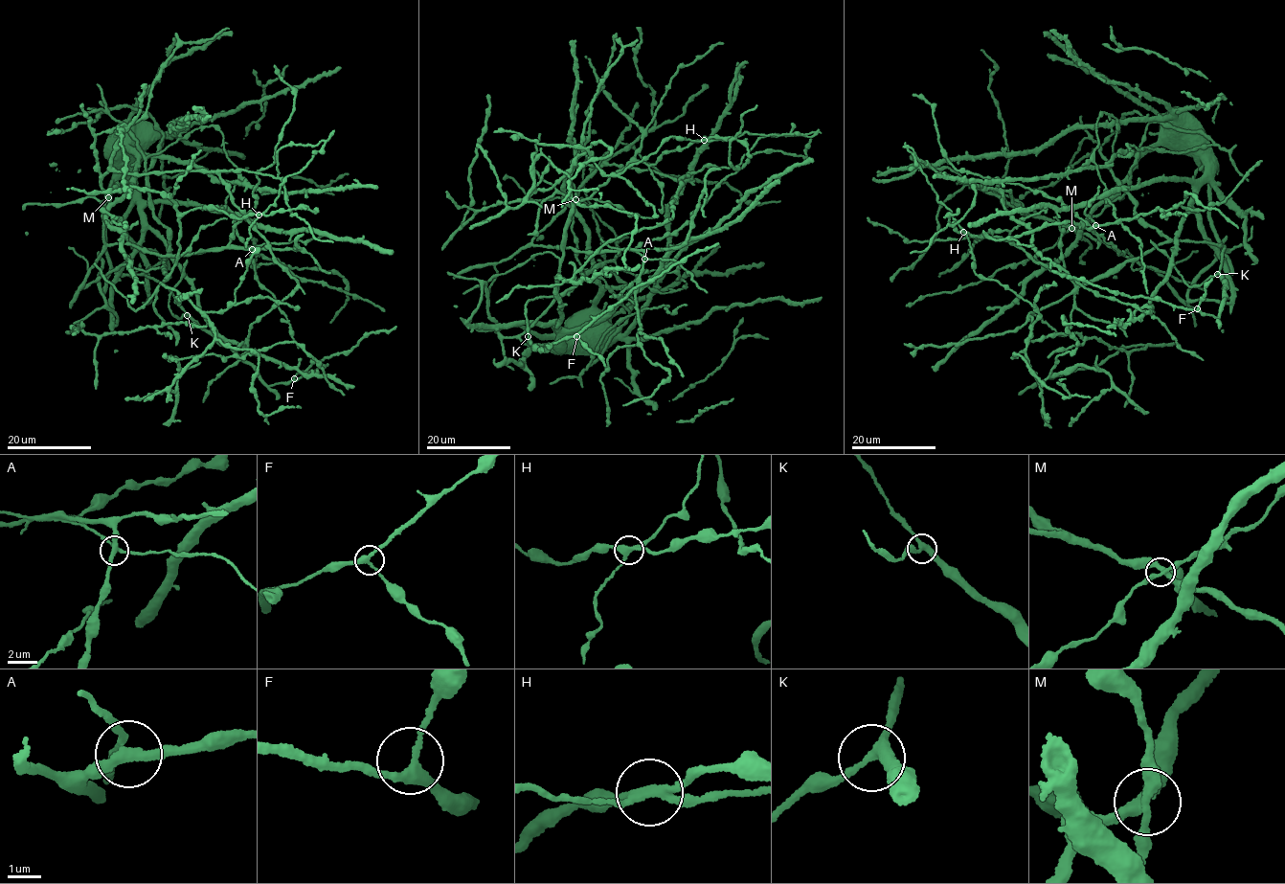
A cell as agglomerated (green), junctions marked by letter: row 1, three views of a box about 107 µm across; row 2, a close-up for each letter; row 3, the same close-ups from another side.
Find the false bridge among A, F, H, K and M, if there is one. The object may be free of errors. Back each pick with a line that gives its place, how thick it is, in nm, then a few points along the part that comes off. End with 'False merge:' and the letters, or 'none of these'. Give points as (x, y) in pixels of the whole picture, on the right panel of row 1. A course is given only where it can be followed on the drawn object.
H: place (963, 232); calibre 280 nm; course (963, 233), (951, 211), (939, 202), (905, 142)
False merge: H

